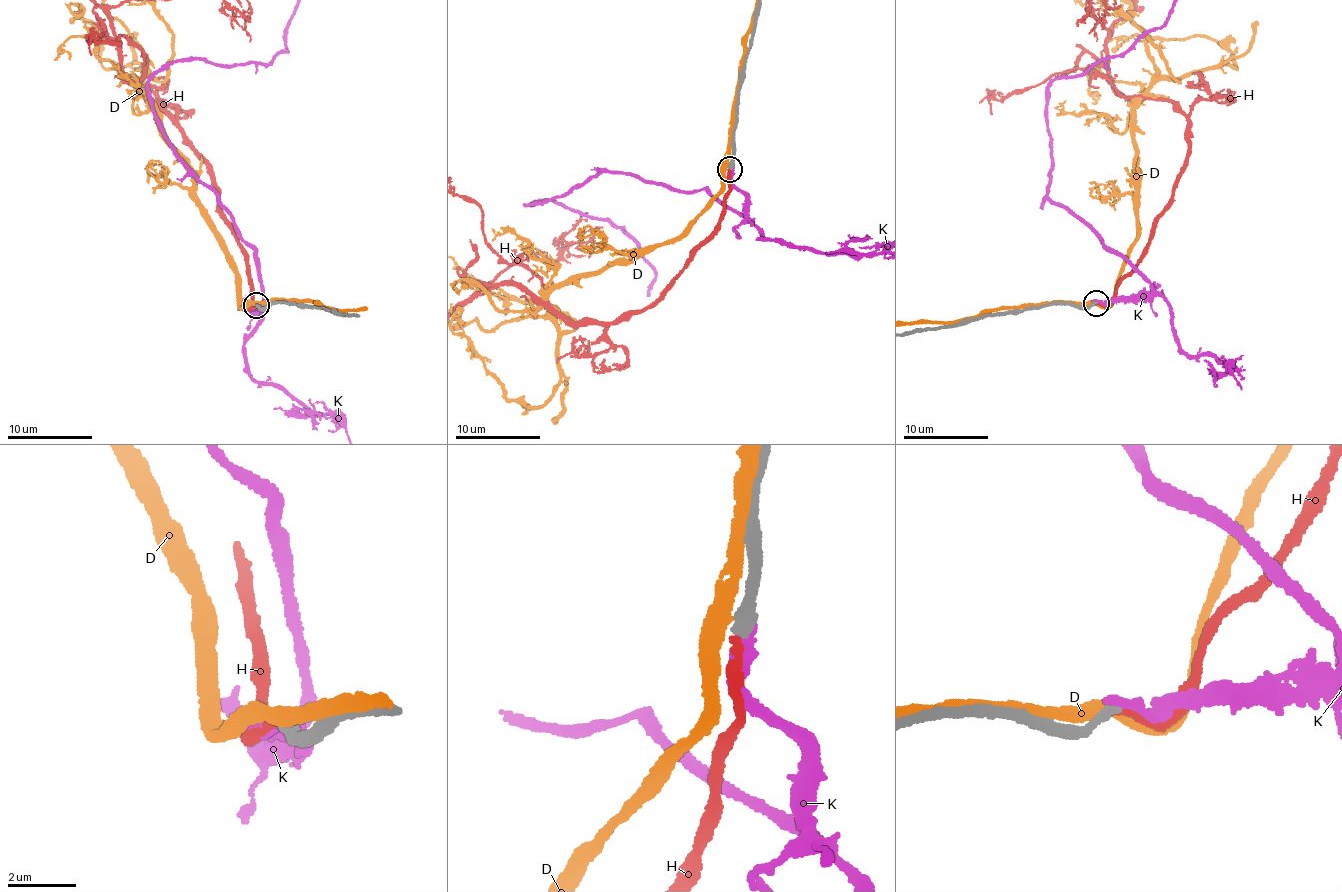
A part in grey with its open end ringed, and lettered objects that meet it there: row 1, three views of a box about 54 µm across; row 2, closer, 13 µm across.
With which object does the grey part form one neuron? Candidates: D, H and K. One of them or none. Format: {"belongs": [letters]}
{"belongs": ["H"]}

